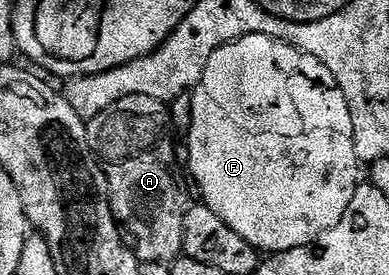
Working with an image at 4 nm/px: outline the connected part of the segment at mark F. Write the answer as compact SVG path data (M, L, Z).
M262 34L244 36L241 40L235 40L233 44L217 48L214 55L206 62L204 76L191 93L191 98L192 121L186 130L189 168L187 171L190 173L191 183L194 188L196 183L202 203L210 210L214 210L214 214L218 214L218 218L222 218L222 222L226 222L226 226L230 226L230 230L238 234L238 238L246 238L246 242L250 242L250 246L254 246L261 253L275 254L295 248L305 248L307 244L315 244L322 234L326 234L331 228L338 226L338 222L342 222L342 214L346 214L346 206L350 206L350 198L354 198L357 187L361 183L362 164L356 159L354 122L350 118L346 98L334 74L330 74L330 70L326 70L326 66L322 66L318 58L269 36Z

